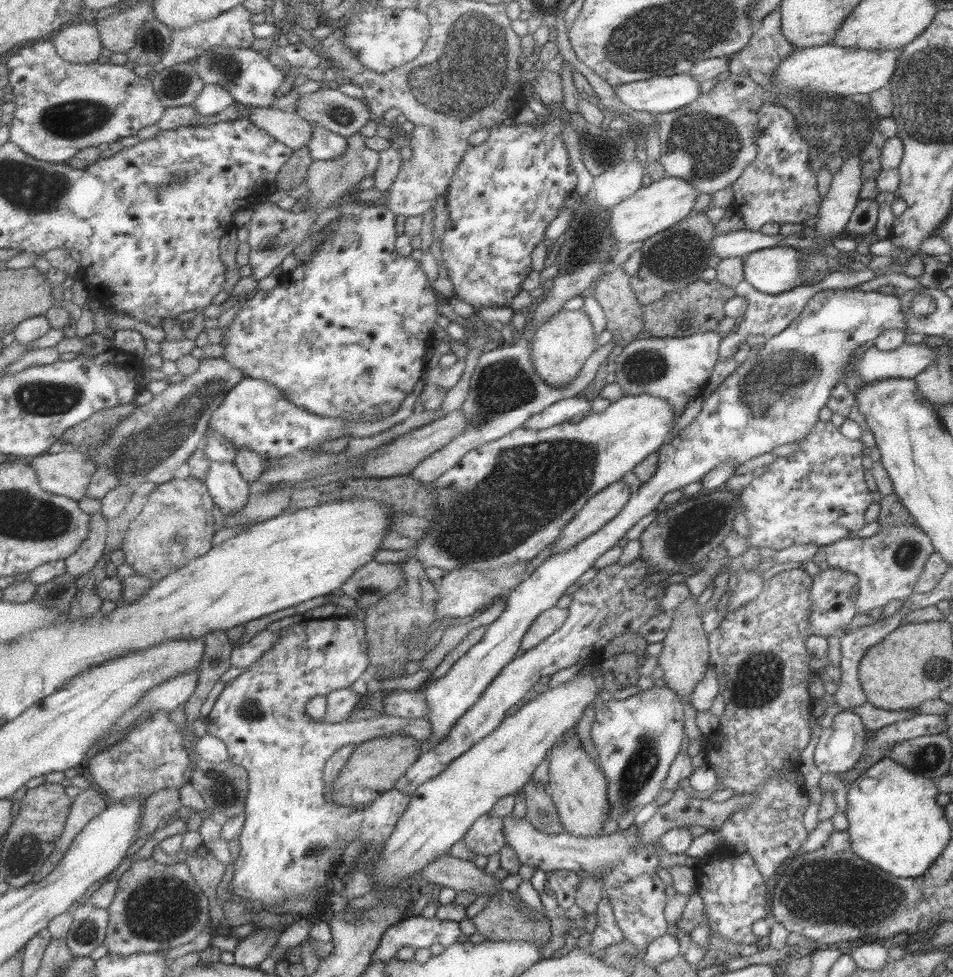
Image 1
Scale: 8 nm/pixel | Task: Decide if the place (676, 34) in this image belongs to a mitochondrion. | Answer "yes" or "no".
yes

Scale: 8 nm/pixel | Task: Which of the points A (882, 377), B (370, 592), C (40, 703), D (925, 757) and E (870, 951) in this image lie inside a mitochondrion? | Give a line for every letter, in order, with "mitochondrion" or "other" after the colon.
A: other
B: mitochondrion
C: other
D: mitochondrion
E: other

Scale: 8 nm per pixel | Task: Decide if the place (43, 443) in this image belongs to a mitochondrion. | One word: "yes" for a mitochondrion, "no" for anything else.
no

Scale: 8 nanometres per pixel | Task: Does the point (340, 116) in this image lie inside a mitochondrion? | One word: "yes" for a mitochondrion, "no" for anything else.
yes

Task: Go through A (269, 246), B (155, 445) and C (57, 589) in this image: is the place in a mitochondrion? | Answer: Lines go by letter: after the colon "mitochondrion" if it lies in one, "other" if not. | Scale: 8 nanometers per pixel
A: other
B: mitochondrion
C: mitochondrion

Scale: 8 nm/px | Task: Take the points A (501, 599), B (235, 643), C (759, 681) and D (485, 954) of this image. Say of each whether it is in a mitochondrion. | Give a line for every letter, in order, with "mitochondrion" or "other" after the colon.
A: other
B: other
C: mitochondrion
D: other

